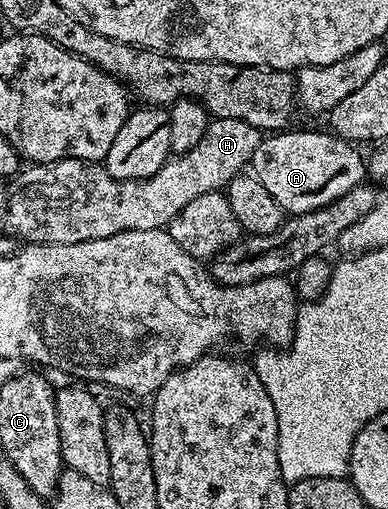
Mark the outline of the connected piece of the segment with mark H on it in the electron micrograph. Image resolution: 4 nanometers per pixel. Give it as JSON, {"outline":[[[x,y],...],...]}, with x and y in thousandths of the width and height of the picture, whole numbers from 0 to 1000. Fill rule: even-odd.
{"outline":[[[601,232],[546,234],[518,279],[508,279],[497,295],[479,299],[469,312],[433,312],[430,320],[415,326],[415,334],[405,334],[399,348],[412,365],[418,417],[456,420],[477,413],[477,405],[487,405],[497,389],[582,371],[593,356],[644,324],[670,273],[670,253],[642,248],[642,240],[621,240]],[[461,314],[472,314],[472,322]]]}

